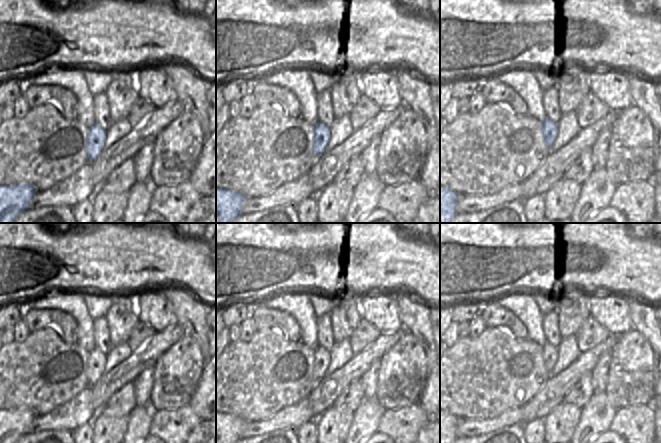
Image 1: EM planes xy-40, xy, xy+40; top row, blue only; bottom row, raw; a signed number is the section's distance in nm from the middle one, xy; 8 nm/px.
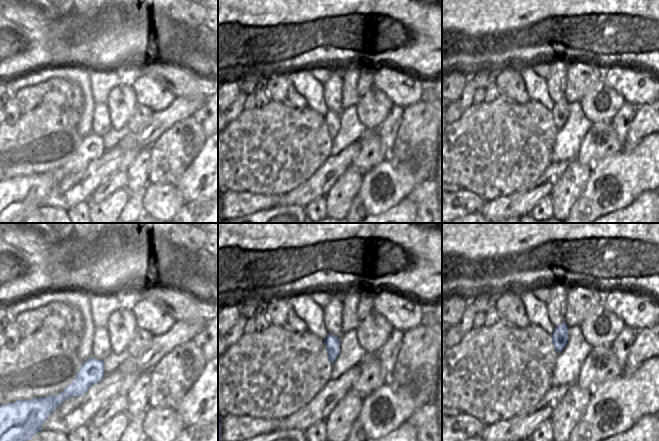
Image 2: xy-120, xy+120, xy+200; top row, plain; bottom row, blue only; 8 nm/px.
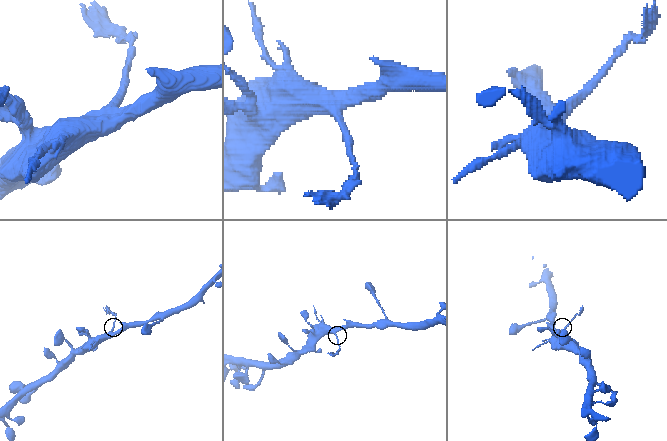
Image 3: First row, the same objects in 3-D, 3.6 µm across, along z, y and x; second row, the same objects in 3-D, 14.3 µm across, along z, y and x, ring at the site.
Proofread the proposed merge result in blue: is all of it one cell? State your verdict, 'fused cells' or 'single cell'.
fused cells

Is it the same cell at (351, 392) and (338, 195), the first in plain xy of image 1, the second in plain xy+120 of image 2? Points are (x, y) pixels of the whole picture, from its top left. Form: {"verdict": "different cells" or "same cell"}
{"verdict": "different cells"}

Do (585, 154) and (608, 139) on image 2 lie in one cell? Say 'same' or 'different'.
same

